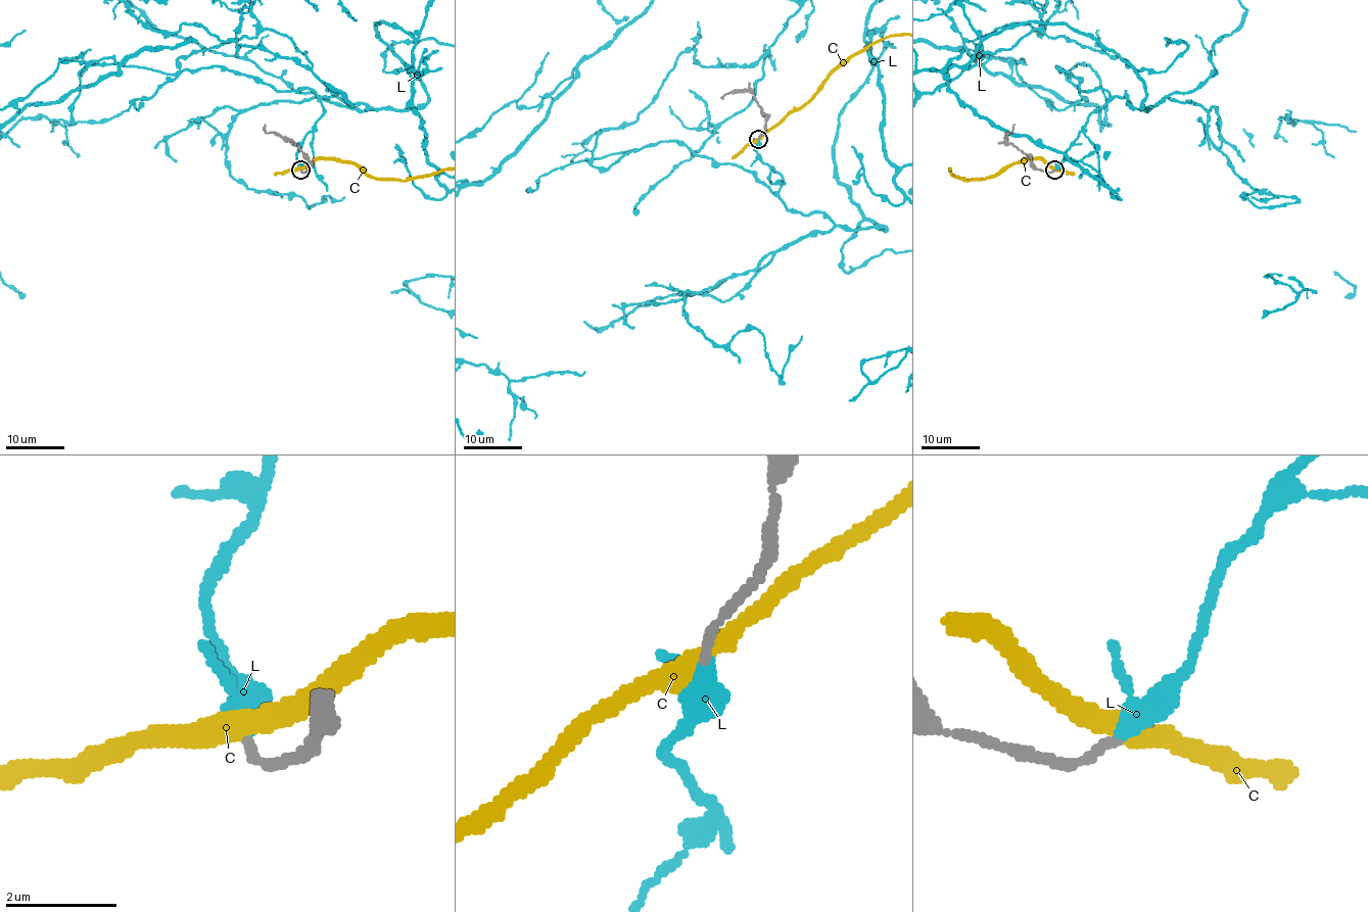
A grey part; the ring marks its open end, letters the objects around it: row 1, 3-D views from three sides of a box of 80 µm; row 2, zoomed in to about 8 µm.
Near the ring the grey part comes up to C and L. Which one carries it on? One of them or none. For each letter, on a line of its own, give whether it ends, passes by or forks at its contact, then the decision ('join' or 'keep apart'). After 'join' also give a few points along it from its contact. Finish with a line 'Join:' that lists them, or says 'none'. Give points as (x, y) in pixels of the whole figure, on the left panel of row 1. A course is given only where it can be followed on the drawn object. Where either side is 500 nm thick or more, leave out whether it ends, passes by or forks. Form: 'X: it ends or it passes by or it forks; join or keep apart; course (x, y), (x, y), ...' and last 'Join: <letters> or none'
C: it passes by; keep apart
L: it passes by; join
Join: L

